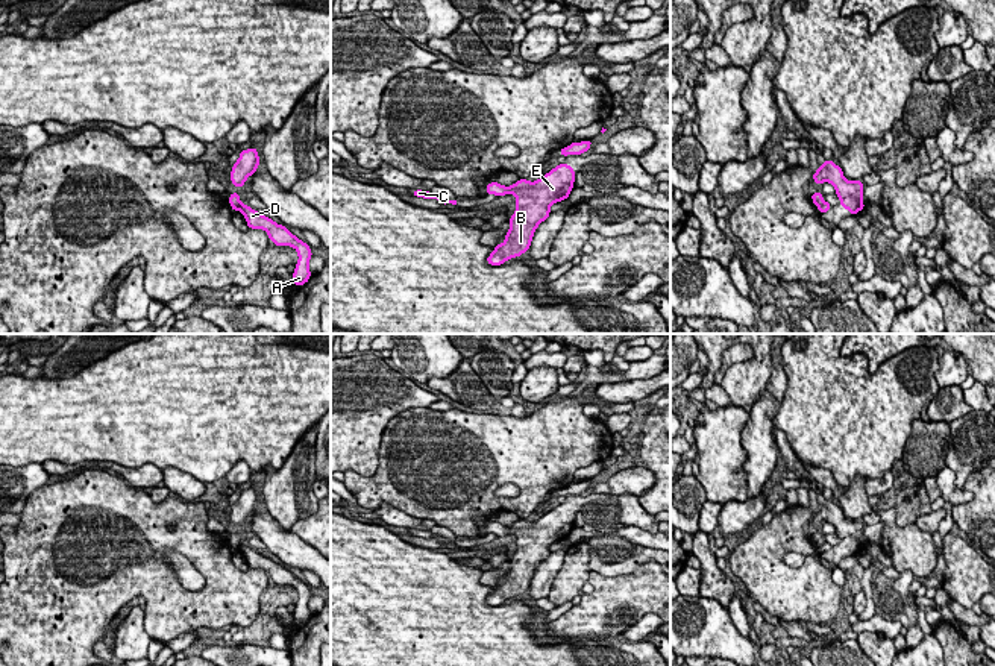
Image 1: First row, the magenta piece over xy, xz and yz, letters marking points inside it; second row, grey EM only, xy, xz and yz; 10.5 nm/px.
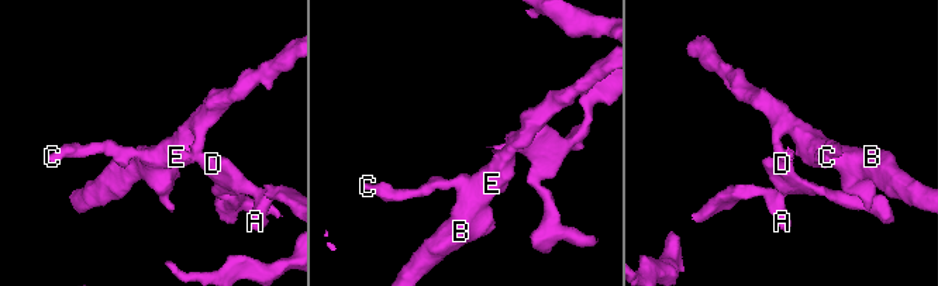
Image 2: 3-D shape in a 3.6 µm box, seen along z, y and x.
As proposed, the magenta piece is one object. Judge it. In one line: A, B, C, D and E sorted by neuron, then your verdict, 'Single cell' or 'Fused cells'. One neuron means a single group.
Groups: A D / B C E. Fused cells

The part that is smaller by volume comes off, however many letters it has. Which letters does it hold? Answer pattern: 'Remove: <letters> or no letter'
Remove: A, D

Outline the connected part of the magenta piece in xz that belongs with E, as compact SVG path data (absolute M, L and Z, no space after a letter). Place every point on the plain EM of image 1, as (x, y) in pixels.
M560 504L549 513L529 522L519 519L511 526L504 526L499 522L491 522L485 526L487 534L498 537L508 532L516 536L517 549L510 557L510 570L502 584L496 584L491 595L487 596L487 604L502 605L507 599L525 593L534 576L535 569L545 561L551 551L551 545L566 540L573 528L576 513L572 505Z

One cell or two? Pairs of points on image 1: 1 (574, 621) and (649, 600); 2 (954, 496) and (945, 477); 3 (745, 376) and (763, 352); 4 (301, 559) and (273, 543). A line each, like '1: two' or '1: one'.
1: one
2: one
3: one
4: one

